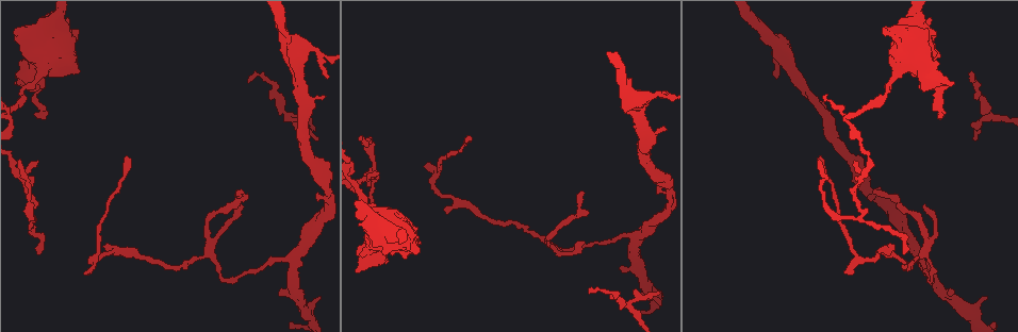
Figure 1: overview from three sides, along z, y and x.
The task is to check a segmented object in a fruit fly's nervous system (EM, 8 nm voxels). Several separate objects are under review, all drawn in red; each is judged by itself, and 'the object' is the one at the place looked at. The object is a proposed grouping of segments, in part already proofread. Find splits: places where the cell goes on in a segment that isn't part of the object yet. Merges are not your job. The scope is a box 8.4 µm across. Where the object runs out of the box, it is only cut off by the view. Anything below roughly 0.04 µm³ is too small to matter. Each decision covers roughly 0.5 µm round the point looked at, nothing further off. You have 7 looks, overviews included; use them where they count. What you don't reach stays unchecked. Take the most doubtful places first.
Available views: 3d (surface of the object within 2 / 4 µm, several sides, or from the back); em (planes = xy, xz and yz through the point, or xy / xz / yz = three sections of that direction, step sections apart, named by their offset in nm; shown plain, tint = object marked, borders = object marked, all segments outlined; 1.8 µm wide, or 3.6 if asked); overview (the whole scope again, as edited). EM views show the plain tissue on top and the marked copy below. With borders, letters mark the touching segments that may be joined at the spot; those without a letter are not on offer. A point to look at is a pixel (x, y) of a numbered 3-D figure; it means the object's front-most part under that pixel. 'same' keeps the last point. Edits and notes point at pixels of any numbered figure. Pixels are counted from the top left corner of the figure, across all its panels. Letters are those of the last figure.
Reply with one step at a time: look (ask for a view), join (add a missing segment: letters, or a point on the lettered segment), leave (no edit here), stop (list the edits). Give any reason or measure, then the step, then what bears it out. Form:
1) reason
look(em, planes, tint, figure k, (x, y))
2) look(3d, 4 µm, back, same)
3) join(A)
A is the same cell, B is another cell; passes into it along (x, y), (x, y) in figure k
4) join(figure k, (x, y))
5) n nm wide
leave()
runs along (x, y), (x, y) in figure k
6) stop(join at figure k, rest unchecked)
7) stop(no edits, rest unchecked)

thin end
look(em, xy, step 4, borders, figure 1, (872, 193))

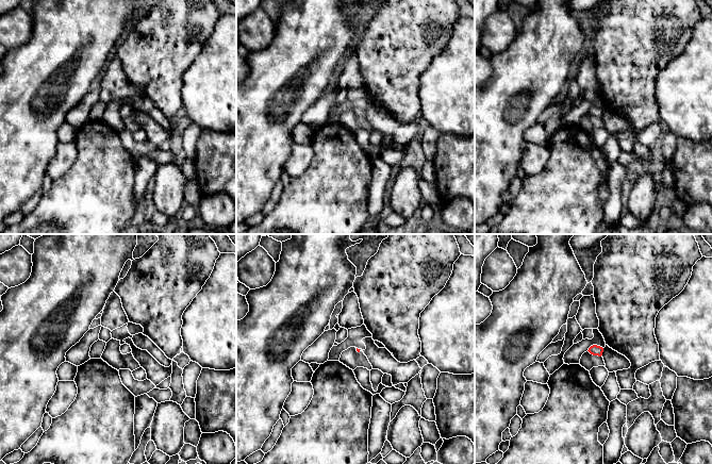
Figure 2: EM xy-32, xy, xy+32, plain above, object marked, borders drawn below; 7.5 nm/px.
cut it another way
look(em, planes, borders, same)

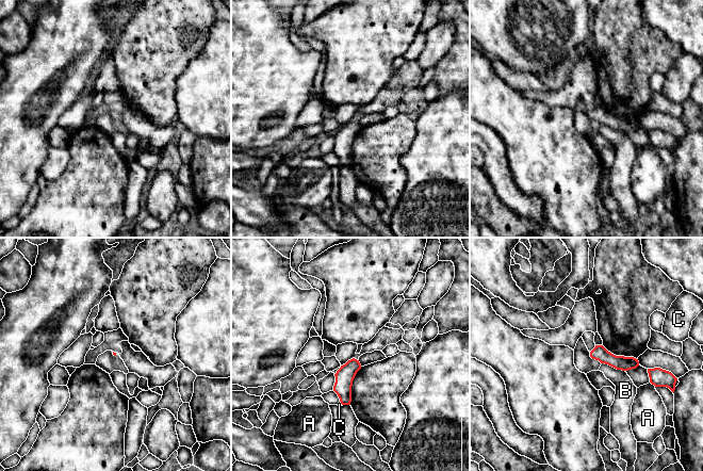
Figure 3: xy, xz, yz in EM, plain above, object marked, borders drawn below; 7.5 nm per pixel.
leave()
A, B and C are other cells; runs along (592, 354), (635, 363) in figure 3; none of them fits

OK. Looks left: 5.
an open end
look(em, planes, borders, figure 1, (942, 114))

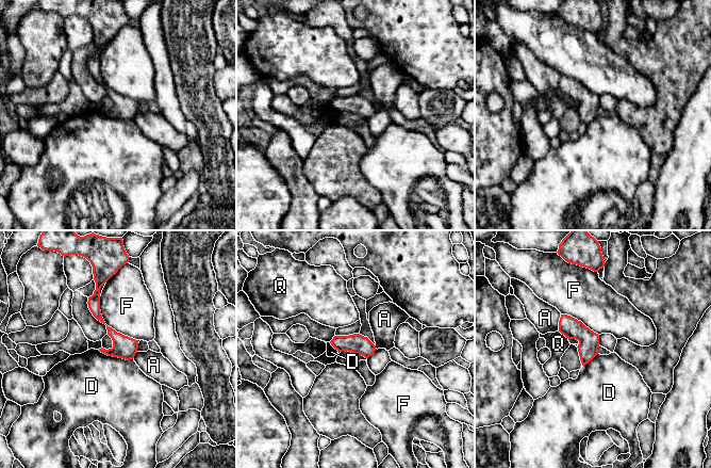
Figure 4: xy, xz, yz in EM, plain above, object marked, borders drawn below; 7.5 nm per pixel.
F touches over 440 nm
leave()
A, D, F and Q are other cells; no lettered segment goes on from it

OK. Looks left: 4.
tapers out
look(em, xz, step 4, borders, figure 1, (379, 172))

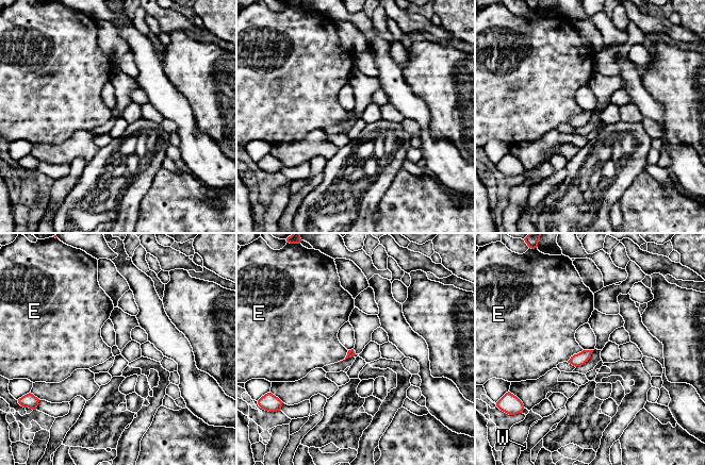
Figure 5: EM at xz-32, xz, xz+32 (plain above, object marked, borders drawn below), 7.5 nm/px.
look(em, planes, borders, same)

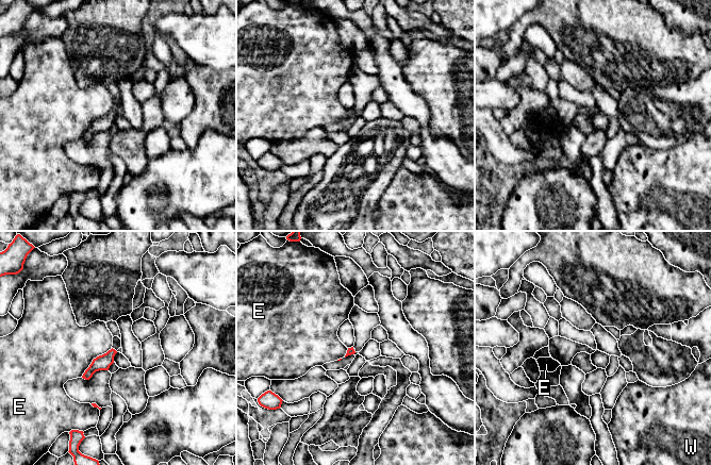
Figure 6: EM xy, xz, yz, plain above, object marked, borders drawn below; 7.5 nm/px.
leave()
E and W are other cells; border along (112, 348), (97, 355), (81, 377) in figure 6; no lettered segment goes on from it

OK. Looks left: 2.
stop(no edits, rest unchecked)

